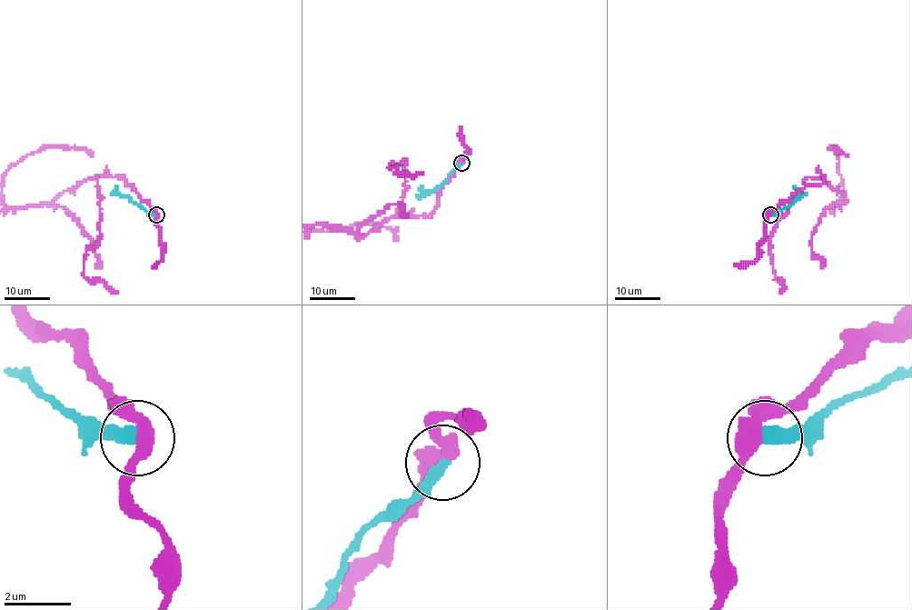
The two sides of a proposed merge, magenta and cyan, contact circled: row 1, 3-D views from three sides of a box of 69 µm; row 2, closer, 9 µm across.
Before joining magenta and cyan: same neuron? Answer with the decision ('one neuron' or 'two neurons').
two neurons

